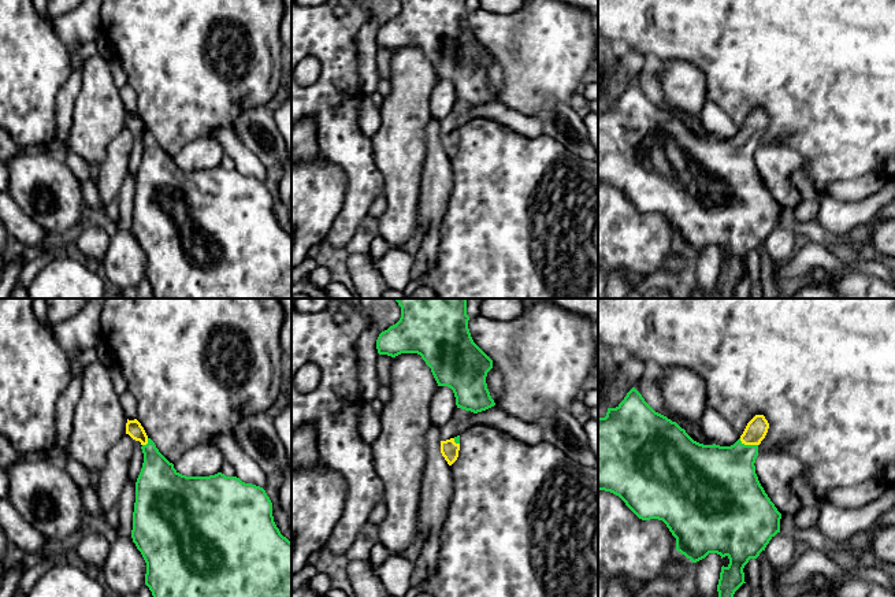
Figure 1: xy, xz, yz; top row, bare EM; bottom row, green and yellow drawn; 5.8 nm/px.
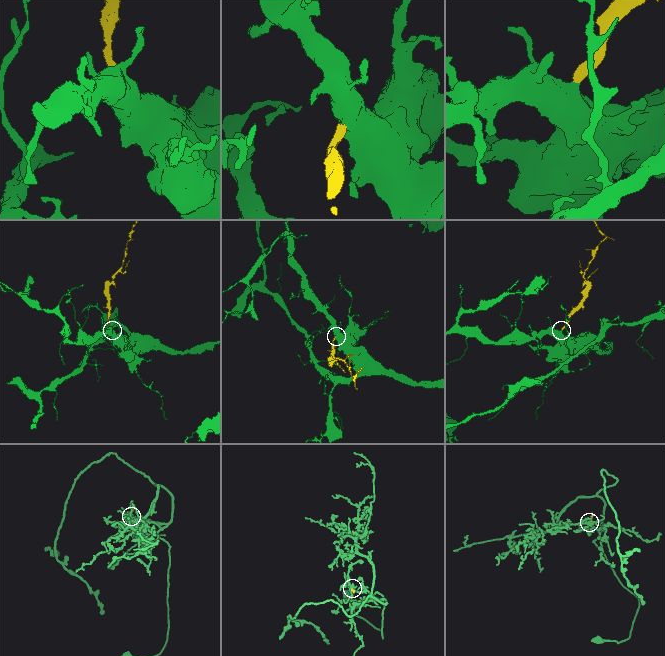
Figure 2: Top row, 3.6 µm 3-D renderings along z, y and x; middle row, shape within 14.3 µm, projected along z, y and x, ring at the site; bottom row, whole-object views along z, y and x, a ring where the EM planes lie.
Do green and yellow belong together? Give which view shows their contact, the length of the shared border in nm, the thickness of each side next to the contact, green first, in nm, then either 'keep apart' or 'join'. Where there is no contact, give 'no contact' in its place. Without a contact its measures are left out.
meets green in yz; contact 120 nm long; 380 nm thick on the green side, 130 nm on the other; join

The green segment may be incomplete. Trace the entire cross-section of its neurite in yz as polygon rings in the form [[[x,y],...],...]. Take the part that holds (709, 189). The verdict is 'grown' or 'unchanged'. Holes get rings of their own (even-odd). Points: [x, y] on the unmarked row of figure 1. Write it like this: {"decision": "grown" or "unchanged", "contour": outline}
{"decision": "grown", "contour": [[[632,81],[624,93],[616,101],[608,101],[605,111],[598,111],[598,183],[610,185],[619,189],[625,199],[642,214],[658,212],[662,214],[672,229],[676,231],[676,244],[697,256],[705,252],[709,246],[717,246],[723,251],[729,252],[727,260],[721,260],[720,272],[717,278],[718,292],[723,298],[734,298],[734,288],[744,275],[743,262],[750,252],[757,252],[762,244],[765,244],[769,234],[780,226],[781,207],[777,204],[775,197],[770,194],[764,181],[761,179],[755,167],[755,152],[758,149],[758,138],[765,131],[769,122],[769,116],[764,108],[755,108],[746,119],[740,131],[731,140],[720,138],[703,138],[694,134],[684,122],[676,115],[672,115],[666,110],[656,105],[642,90],[642,88]]]}

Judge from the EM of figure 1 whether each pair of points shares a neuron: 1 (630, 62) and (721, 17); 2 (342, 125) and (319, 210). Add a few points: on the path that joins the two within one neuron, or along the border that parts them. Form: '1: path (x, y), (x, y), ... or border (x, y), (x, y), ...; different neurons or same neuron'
1: border (619, 45), (627, 45), (647, 56); different neurons
2: border (319, 154), (344, 171), (346, 178), (344, 193); different neurons

